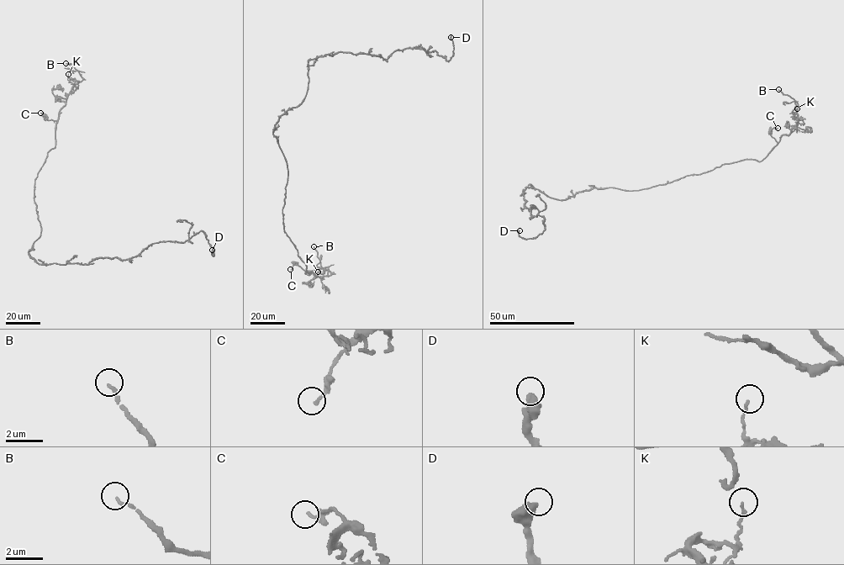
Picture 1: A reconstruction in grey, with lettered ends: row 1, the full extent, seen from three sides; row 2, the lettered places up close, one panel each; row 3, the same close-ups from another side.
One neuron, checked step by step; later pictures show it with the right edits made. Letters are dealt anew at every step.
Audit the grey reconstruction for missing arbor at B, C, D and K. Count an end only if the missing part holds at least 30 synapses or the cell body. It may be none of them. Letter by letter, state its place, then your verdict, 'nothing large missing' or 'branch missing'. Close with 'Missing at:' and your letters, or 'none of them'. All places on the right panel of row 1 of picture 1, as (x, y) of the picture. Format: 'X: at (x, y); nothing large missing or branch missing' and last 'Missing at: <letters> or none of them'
B: at (778, 89); branch missing
C: at (778, 128); nothing large missing
D: at (519, 230); nothing large missing
K: at (797, 108); nothing large missing
Missing at: B

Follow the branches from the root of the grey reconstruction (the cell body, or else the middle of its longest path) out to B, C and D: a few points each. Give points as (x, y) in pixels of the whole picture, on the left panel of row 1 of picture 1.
B: (30, 250), (41, 230), (34, 182), (55, 146), (58, 112), (82, 79), (65, 63)
C: (30, 250), (41, 230), (34, 201), (34, 182), (55, 143), (56, 121), (45, 119), (40, 113)
D: (30, 250), (39, 264), (88, 264), (129, 259), (201, 230), (213, 256), (212, 250)

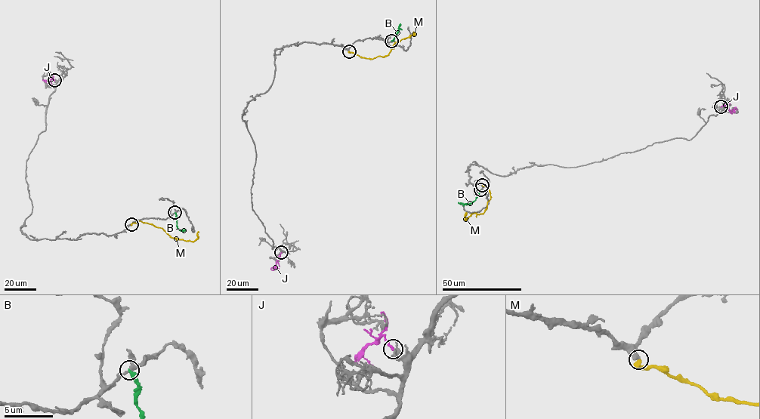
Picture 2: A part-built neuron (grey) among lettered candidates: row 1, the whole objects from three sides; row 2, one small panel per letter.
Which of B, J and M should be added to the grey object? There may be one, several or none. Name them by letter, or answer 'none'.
M

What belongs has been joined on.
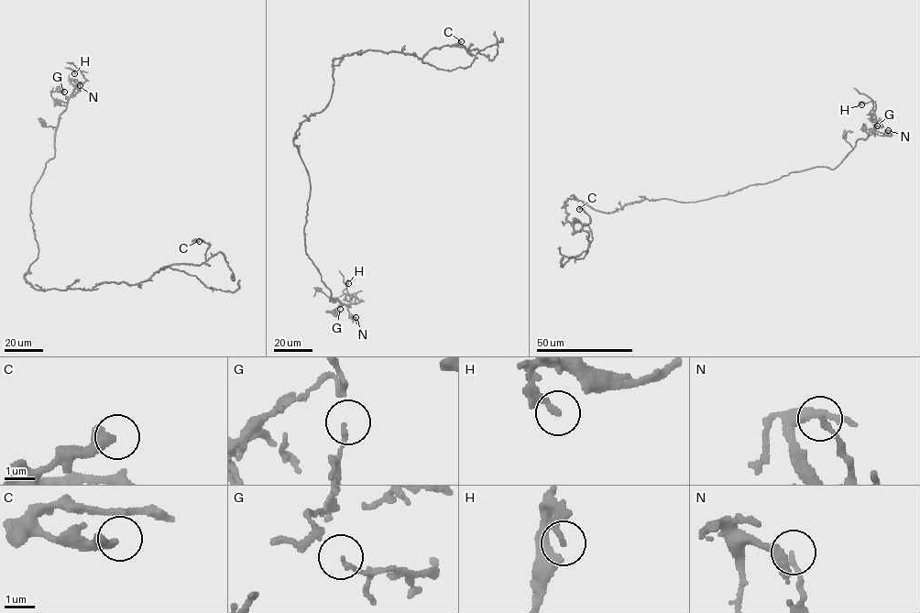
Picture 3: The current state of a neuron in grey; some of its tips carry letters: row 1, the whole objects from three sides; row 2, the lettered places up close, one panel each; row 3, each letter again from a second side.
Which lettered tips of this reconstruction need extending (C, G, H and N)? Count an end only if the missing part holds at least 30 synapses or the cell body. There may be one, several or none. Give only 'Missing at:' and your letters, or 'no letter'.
Missing at: no letter

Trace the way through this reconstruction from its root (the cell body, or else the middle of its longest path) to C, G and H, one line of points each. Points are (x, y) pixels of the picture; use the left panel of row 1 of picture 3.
C: (26, 273), (26, 281), (42, 290), (138, 284), (165, 267), (203, 263), (209, 246), (193, 240), (199, 241)
G: (26, 273), (38, 252), (31, 196), (54, 156), (54, 134), (66, 108), (50, 93), (64, 92)
H: (26, 273), (38, 252), (31, 196), (54, 156), (58, 117), (85, 80), (81, 71), (69, 68), (74, 73)

